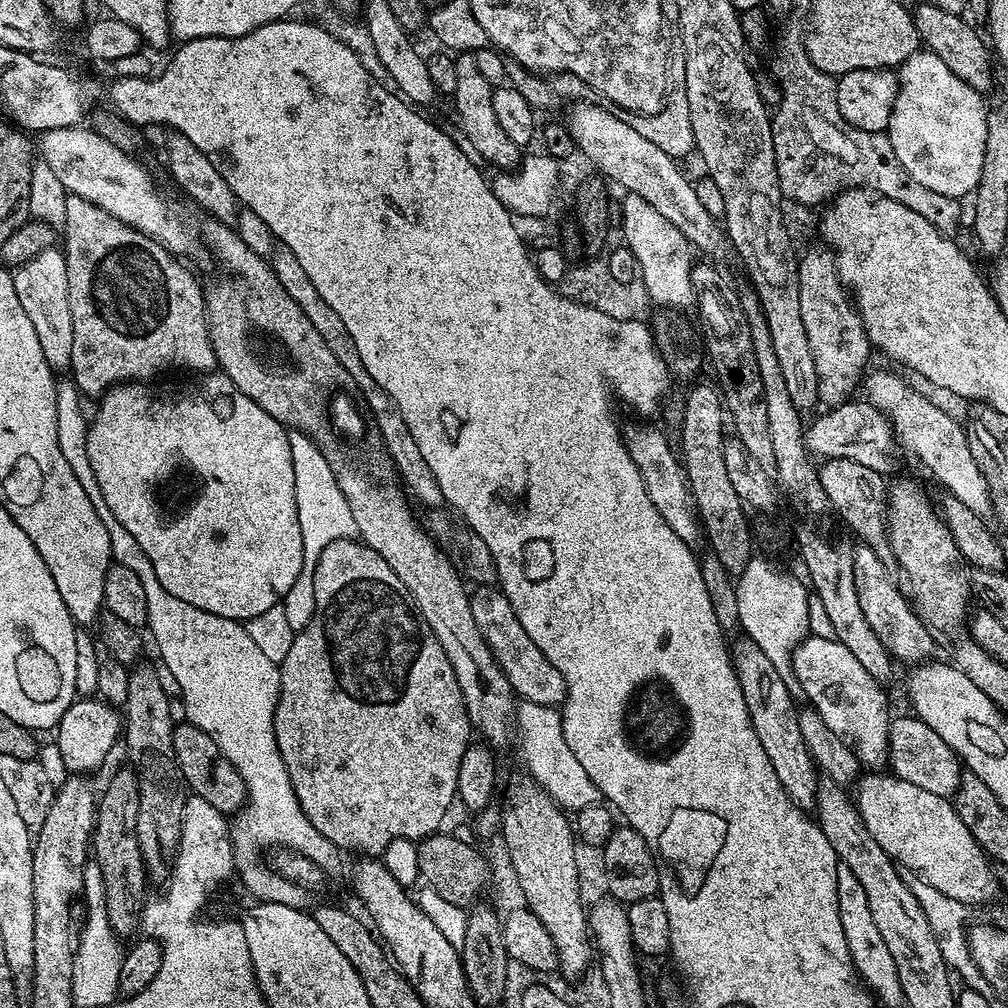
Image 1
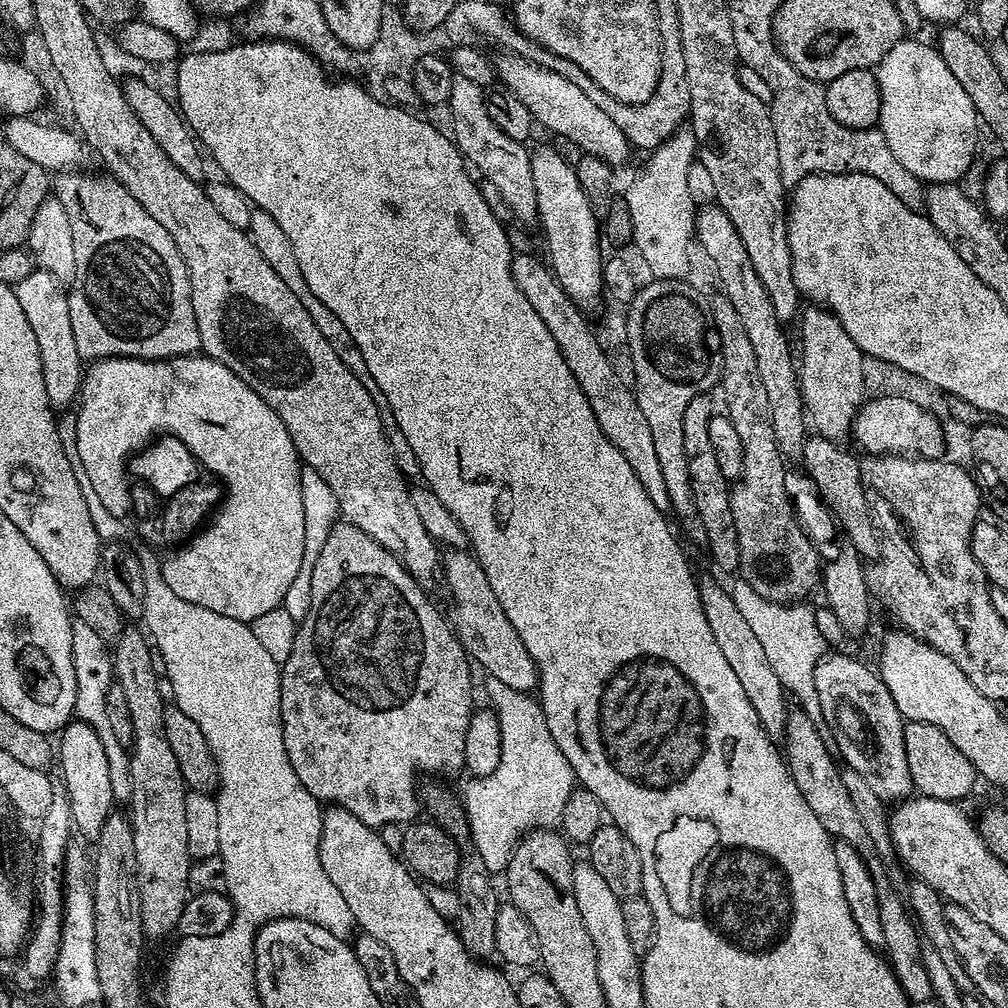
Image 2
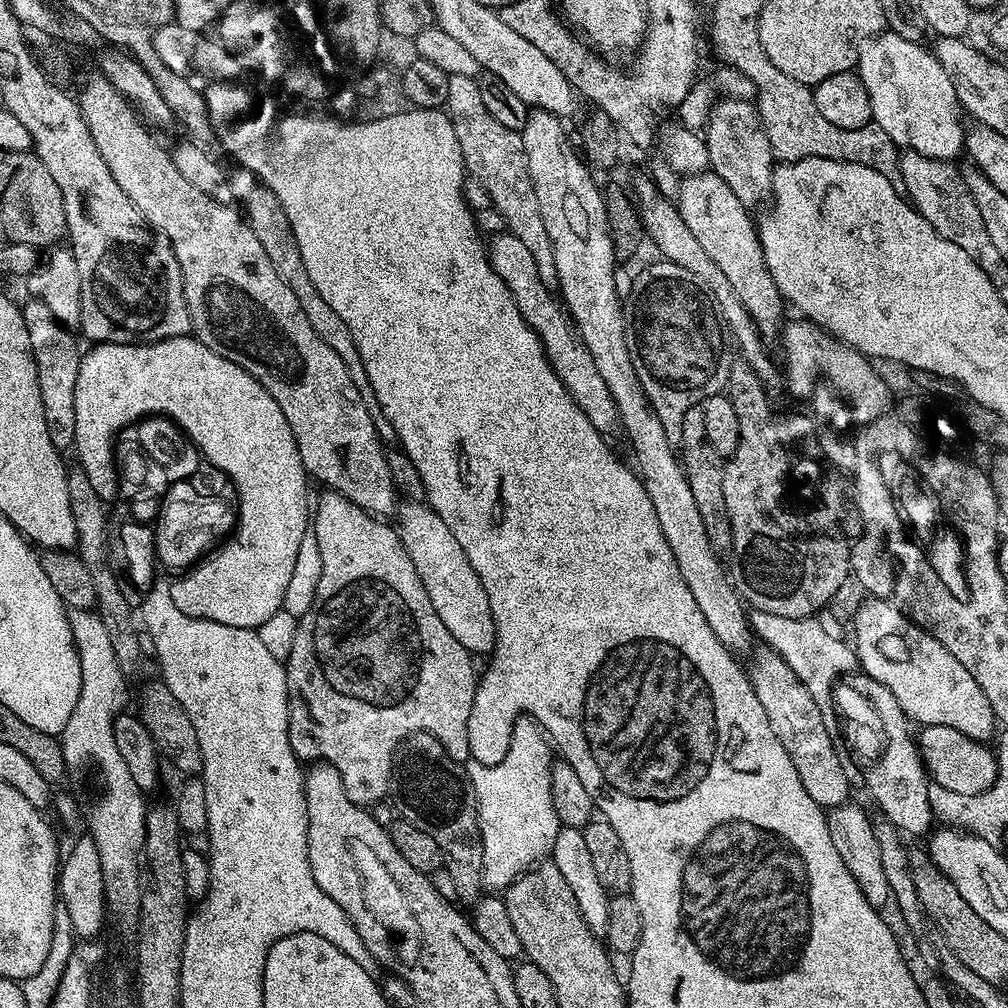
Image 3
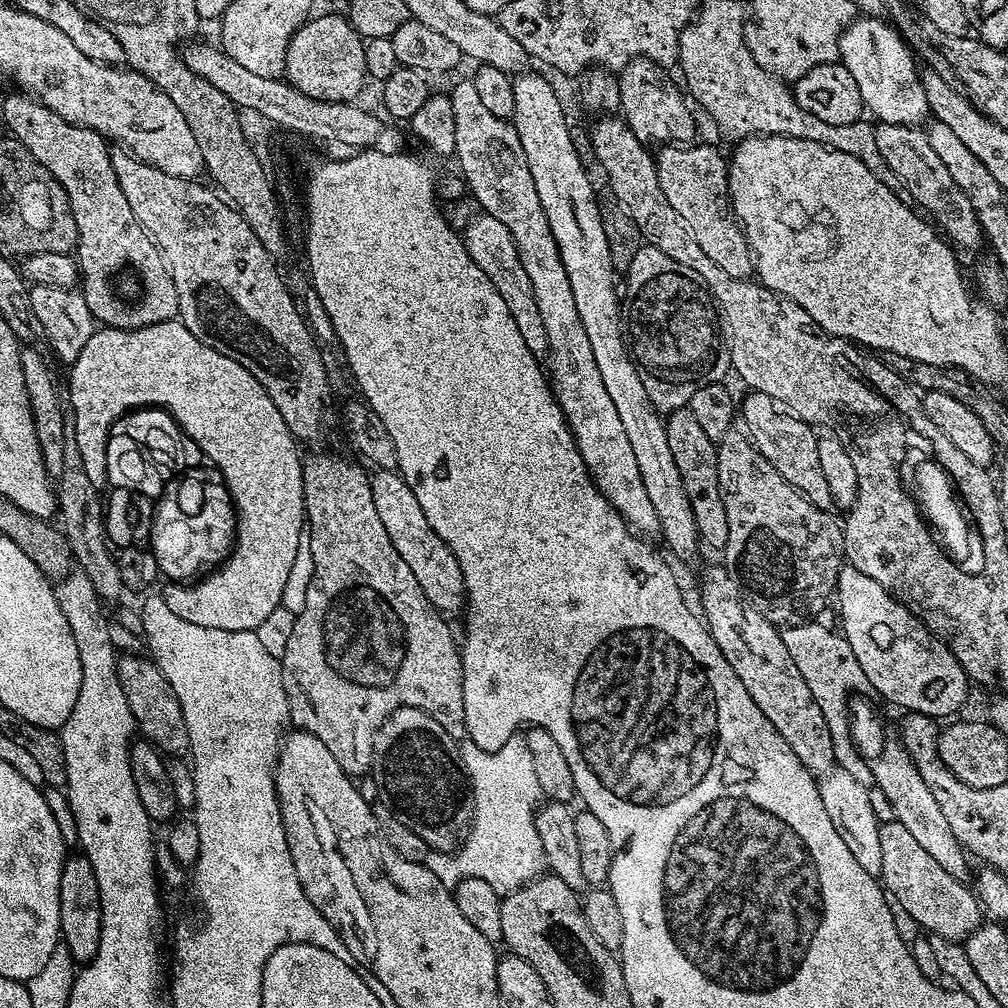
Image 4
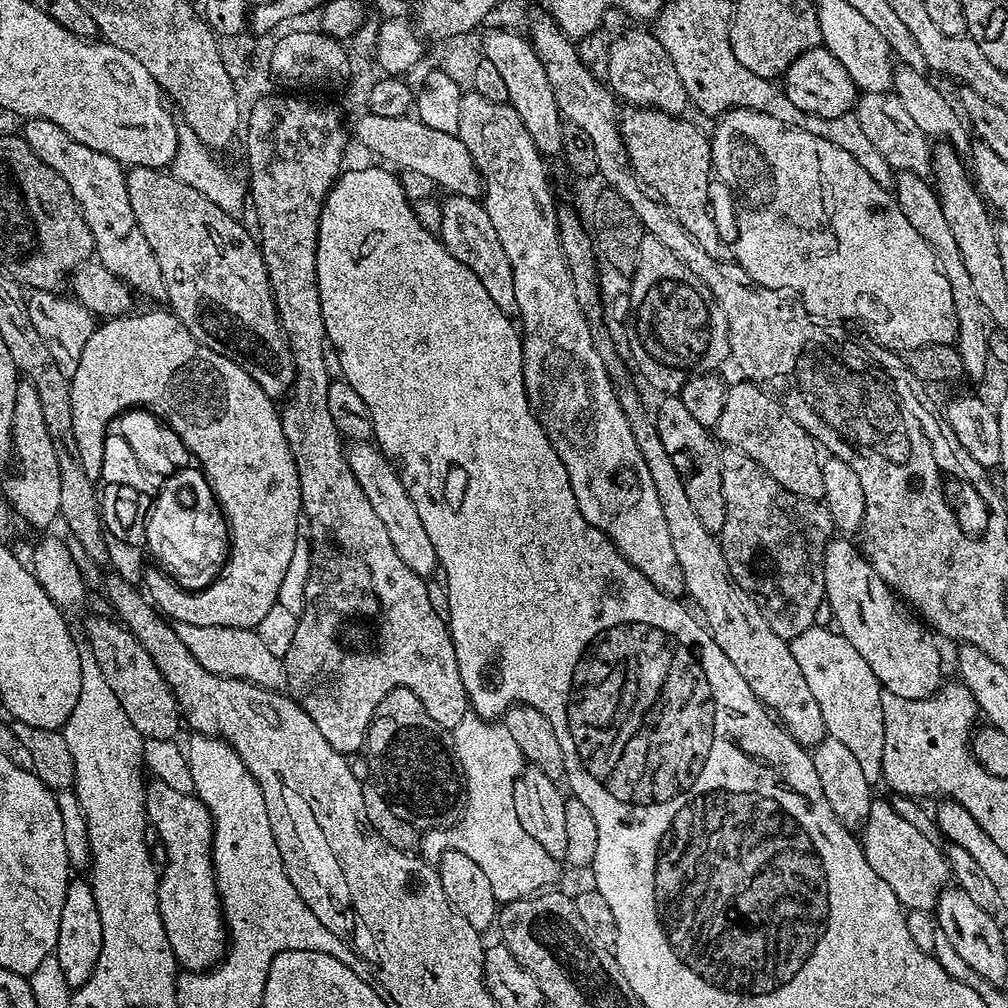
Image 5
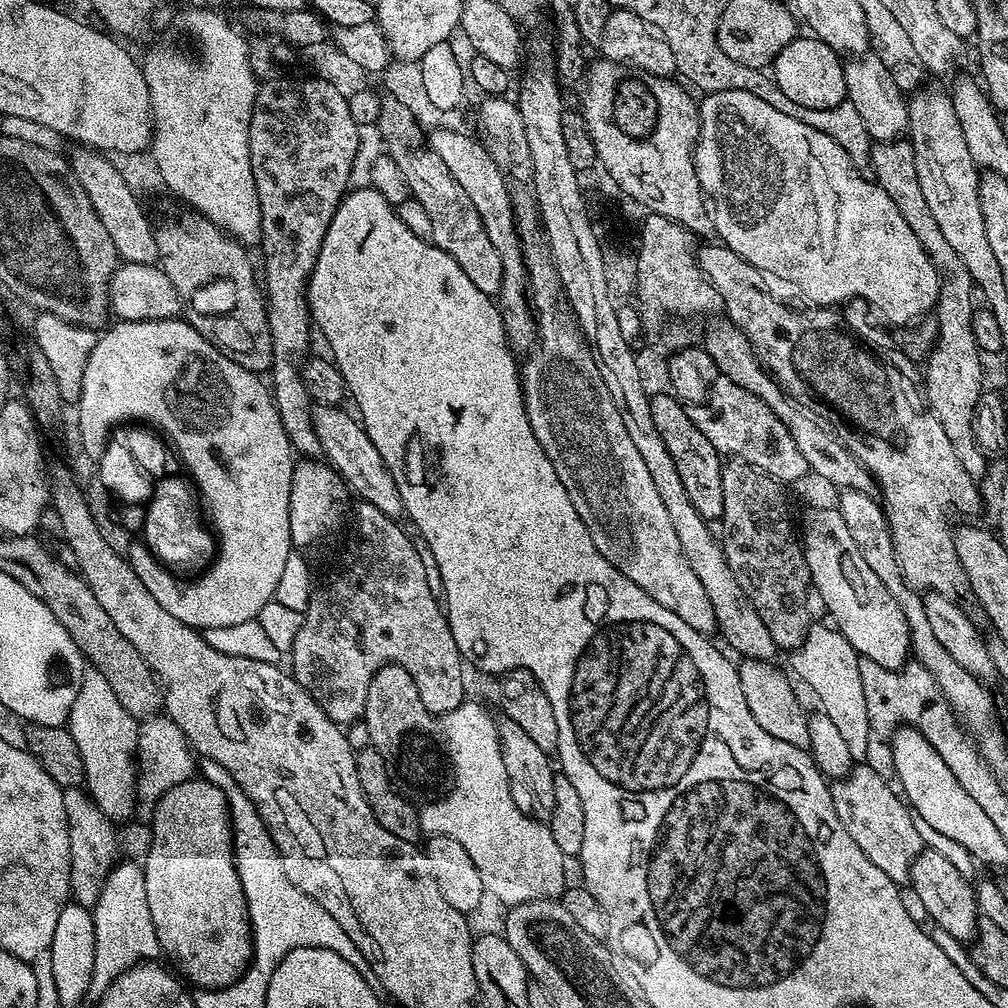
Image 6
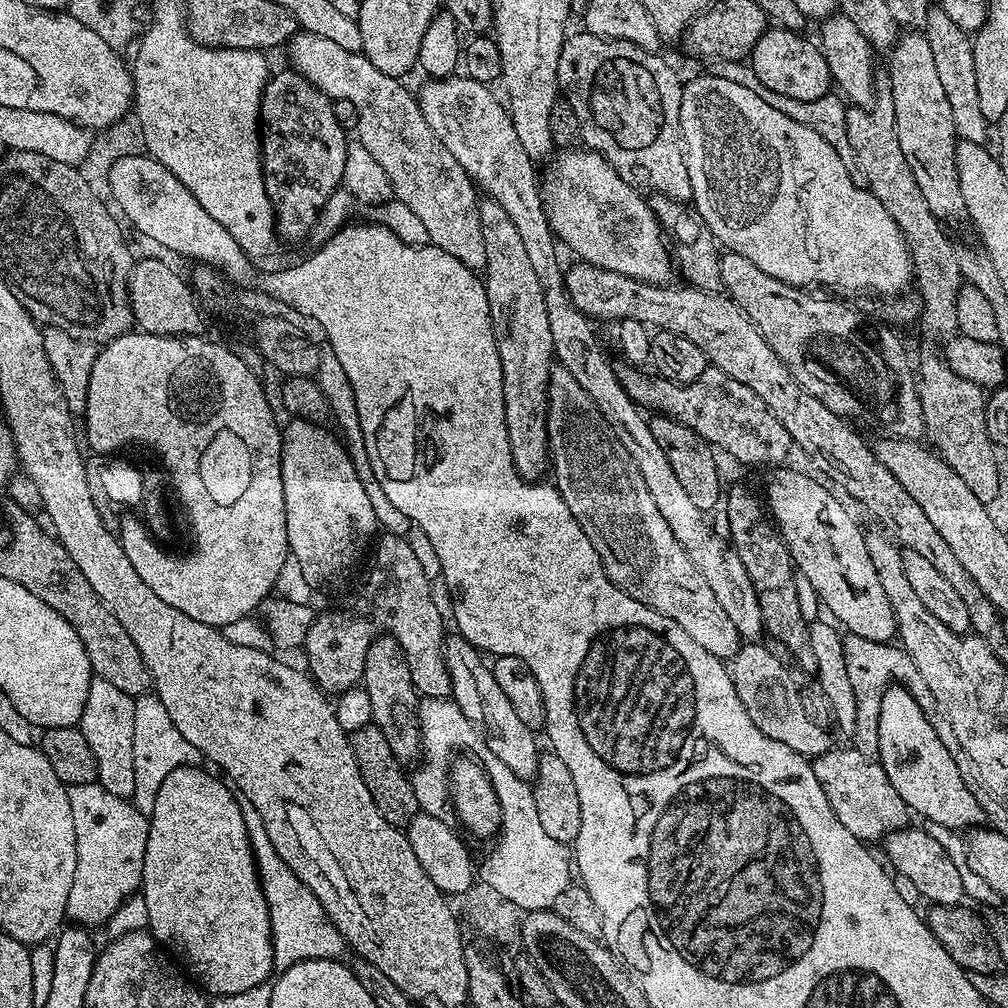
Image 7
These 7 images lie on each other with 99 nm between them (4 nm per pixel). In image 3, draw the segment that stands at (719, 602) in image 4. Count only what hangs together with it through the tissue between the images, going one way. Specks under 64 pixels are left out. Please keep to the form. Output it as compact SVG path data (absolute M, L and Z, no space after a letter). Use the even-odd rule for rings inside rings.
M760 646L755 652L752 665L746 668L748 681L752 683L754 694L758 694L758 702L762 702L762 710L766 710L766 718L770 718L770 727L774 729L778 742L782 742L786 754L790 754L790 762L794 762L794 770L798 770L798 778L806 794L810 794L810 798L814 798L814 802L825 810L849 803L850 785L846 770L842 770L841 749L836 749L837 741L832 740L826 731L822 714L818 714L818 705L814 703L814 698L810 698L810 690L802 686L798 674L782 662L775 650Z

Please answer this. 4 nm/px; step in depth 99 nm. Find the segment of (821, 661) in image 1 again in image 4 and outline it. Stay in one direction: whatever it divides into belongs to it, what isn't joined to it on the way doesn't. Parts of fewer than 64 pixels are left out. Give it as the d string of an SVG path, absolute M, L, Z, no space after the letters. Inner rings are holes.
M897 740L894 744L888 744L888 752L884 752L884 760L880 760L880 768L876 768L875 787L880 788L886 803L892 807L891 815L902 826L906 826L908 833L915 838L922 850L950 874L950 878L967 881L968 877L968 856L964 853L964 848L960 845L957 829L946 822L946 817L942 815L942 810L938 807L938 802L934 802L934 794L930 794L926 782L922 782L922 774L918 774L918 766L910 758L910 754L905 750L903 743Z

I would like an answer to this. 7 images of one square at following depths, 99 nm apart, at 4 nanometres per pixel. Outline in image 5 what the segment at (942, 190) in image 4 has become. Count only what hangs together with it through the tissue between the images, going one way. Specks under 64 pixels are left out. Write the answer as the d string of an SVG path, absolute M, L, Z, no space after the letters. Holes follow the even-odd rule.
M895 91L863 93L856 101L854 115L862 125L866 138L870 138L878 154L882 154L882 158L886 158L888 165L896 172L913 172L923 178L929 175L932 163L929 137L918 130L918 125L903 108L902 98L898 98Z

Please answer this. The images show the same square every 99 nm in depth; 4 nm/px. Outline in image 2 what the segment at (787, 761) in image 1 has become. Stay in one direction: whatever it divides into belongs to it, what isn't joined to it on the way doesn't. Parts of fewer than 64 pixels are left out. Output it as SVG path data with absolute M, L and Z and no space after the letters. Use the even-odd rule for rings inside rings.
M703 579L698 585L706 622L710 622L710 630L718 642L718 647L722 649L722 654L726 657L726 663L734 669L734 674L742 685L746 698L750 698L750 706L754 706L754 714L758 714L758 722L762 722L769 736L783 737L790 711L790 705L787 704L789 701L786 699L782 682L778 682L778 674L774 674L763 647L758 643L758 638L754 638L754 630L750 630L746 618L742 618L738 606L734 606L732 593L725 585L723 588L716 580L703 581Z

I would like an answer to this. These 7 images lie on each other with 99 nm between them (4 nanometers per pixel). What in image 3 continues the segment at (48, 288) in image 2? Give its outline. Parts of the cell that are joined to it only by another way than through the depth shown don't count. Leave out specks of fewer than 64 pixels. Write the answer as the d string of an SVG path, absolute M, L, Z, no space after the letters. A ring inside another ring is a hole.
M29 299L27 303L23 305L22 311L30 334L34 366L38 370L38 390L42 390L42 410L46 410L50 442L54 442L54 446L61 450L71 449L74 438L74 386L78 382L82 348L76 345L73 333L59 324L40 300Z

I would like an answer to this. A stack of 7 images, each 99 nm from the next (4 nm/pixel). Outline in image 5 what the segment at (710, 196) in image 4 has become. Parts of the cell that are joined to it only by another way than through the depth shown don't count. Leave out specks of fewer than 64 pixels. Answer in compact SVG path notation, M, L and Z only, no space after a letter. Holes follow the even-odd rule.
M635 106L627 109L628 113L619 117L620 133L626 146L626 154L630 158L636 177L640 179L645 189L651 190L658 197L661 204L675 216L676 221L692 236L692 241L710 258L726 260L733 255L734 248L731 243L724 241L712 212L708 209L708 187L714 184L714 169L712 166L712 142L700 128L695 128L688 118L671 116L668 112L660 112L657 108L638 108Z

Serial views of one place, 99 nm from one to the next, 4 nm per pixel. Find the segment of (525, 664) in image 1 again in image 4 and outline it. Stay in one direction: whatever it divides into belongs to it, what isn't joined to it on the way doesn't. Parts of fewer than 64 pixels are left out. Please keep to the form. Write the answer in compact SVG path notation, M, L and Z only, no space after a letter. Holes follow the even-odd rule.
M376 470L371 473L372 493L374 494L374 506L378 510L378 519L382 526L386 526L386 534L390 534L390 542L394 542L394 550L402 557L402 562L410 566L418 586L422 586L422 594L430 598L432 605L441 612L456 612L465 607L464 579L462 570L458 566L458 558L434 534L430 522L426 522L426 514L422 514L422 506L418 506L418 498L414 498L414 490L406 486L399 471Z

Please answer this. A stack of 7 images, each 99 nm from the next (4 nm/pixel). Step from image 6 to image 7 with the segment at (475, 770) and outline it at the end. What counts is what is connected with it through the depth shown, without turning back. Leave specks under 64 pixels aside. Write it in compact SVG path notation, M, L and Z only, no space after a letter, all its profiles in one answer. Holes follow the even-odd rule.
M423 697L416 705L416 722L420 726L420 743L424 749L422 759L415 765L416 773L411 773L410 779L414 786L414 798L418 798L420 811L431 816L443 817L450 804L450 786L446 781L446 760L444 755L451 748L480 748L482 736L477 725L471 724L456 705L455 700L445 698ZM492 752L483 753L485 772L492 780L500 803L500 830L491 845L492 853L484 860L483 883L489 884L504 898L510 898L525 913L551 909L554 898L562 894L574 880L574 864L565 845L546 834L538 818L538 806L534 802L532 784L518 778L506 762Z

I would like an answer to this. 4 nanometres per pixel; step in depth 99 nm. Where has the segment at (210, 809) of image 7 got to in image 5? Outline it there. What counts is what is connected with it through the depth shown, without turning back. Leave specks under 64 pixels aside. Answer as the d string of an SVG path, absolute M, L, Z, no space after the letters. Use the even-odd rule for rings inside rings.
M155 778L147 781L144 809L149 825L164 843L164 856L168 859L160 872L158 910L162 914L162 926L166 926L166 938L170 938L170 950L174 950L176 963L184 972L207 972L223 961L226 951L224 910L220 906L220 892L216 889L216 872L212 869L212 815L193 793L179 792Z

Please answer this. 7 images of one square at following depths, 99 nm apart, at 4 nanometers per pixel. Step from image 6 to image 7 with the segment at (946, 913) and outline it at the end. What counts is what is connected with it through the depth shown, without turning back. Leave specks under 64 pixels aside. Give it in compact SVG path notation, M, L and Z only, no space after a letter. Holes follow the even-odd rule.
M915 826L900 828L897 832L892 832L889 836L884 837L882 847L884 847L885 854L888 855L887 863L897 873L909 877L918 886L921 897L925 901L928 900L929 905L960 904L964 896L965 873L962 868L962 873L960 873L955 858L944 849L943 842L935 840L927 832L929 829L924 828L915 828Z

